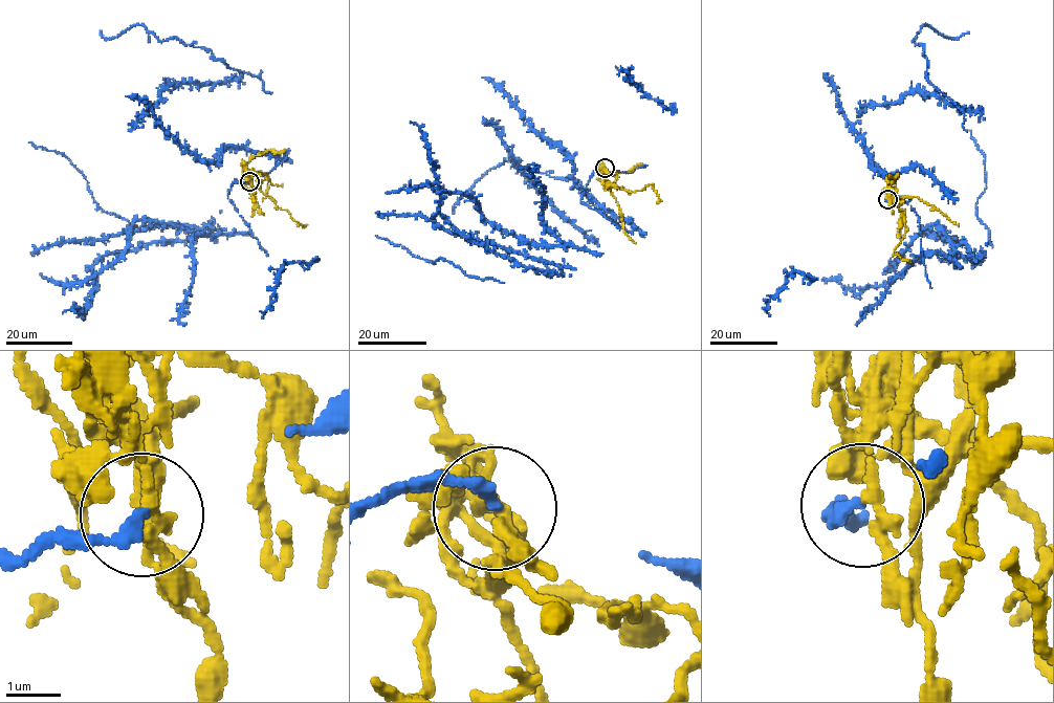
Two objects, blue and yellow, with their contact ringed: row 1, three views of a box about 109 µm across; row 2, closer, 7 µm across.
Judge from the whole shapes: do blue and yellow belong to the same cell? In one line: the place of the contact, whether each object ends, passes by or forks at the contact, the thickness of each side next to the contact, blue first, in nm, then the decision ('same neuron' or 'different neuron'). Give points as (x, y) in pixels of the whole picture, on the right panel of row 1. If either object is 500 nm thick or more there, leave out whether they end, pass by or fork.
(887, 199) | blue ends | yellow passes by | 240/190 nm | different neuron

